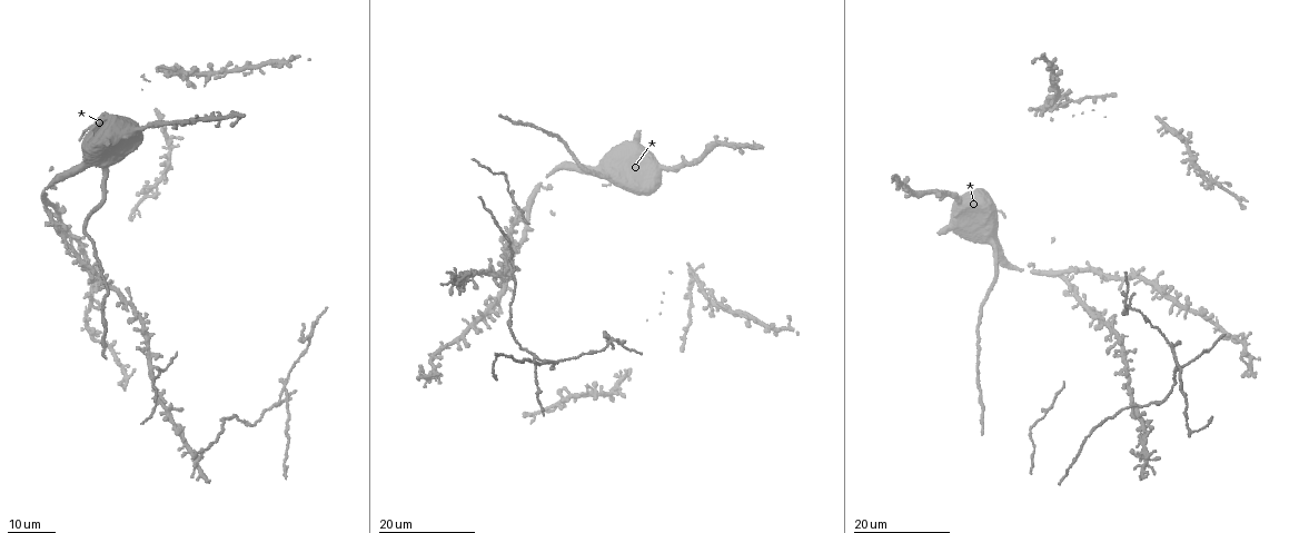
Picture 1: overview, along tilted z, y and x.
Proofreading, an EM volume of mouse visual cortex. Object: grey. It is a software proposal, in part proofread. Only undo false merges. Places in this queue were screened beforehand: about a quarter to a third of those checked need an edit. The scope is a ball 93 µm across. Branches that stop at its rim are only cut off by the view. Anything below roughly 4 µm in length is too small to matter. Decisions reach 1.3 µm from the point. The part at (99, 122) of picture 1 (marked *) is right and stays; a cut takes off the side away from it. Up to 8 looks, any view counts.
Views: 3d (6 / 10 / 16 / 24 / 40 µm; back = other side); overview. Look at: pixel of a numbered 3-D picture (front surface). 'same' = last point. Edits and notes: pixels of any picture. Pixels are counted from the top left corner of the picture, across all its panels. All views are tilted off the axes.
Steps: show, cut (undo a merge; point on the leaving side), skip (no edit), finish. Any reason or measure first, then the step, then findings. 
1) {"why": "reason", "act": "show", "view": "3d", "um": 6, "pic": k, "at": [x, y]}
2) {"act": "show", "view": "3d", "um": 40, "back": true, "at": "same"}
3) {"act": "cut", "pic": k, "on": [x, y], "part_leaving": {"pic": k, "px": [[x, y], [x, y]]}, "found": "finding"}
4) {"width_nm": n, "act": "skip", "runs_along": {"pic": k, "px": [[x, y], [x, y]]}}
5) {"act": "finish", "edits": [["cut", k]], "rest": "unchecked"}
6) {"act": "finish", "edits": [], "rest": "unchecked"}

{"why": "side arm on a straight run", "act": "show", "view": "3d", "um": 24, "pic": 1, "at": [1171, 350]}

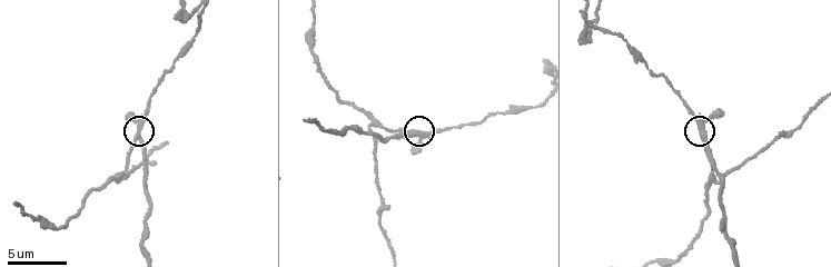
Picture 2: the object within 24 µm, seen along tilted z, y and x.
{"why": "zoom in", "act": "show", "view": "3d", "um": 6, "pic": 2, "at": [136, 137]}

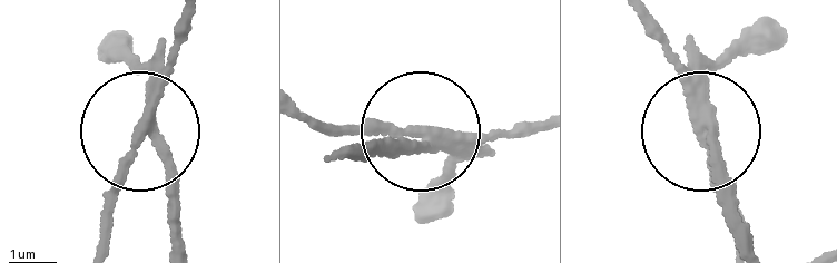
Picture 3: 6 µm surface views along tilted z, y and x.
{"side_arm_um": 24, "act": "cut", "pic": 3, "on": [122, 58], "part_leaving": {"pic": 3, "px": [[155, 100], [173, 253]]}, "found": "two neurons meet here"}

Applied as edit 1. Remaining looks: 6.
{"why": "sudden change in width", "act": "show", "view": "3d", "um": 6, "pic": 2, "at": [314, 46]}

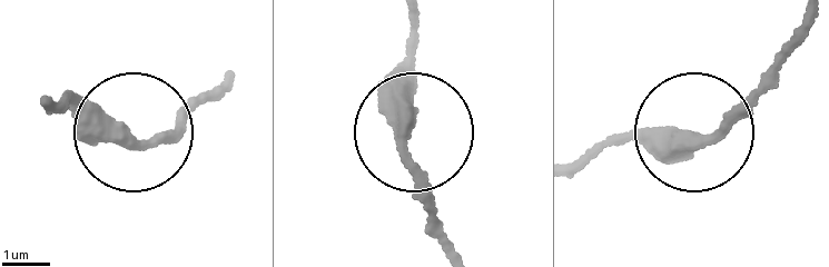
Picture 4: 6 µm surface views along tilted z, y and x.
{"act": "skip", "found": "one neuron here"}

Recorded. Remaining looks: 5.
{"act": "show", "view": "3d", "um": 24, "pic": 1, "at": [196, 461]}

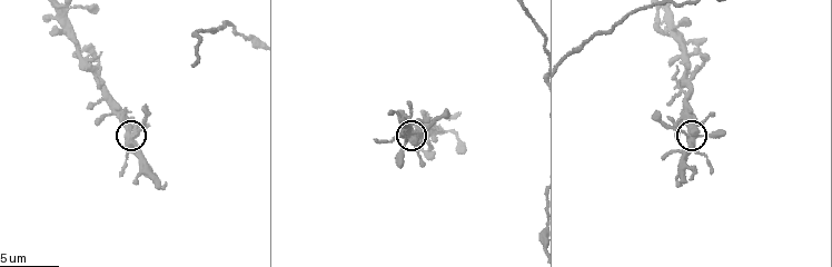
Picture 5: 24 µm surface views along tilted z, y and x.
{"why": "zoom in", "act": "show", "view": "3d", "um": 6, "pic": 5, "at": [135, 133]}

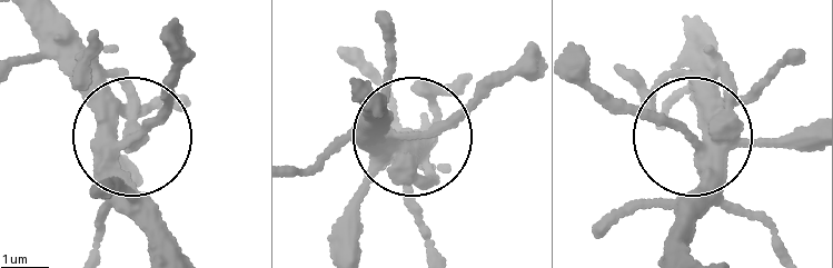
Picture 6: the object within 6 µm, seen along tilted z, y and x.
{"why": "from behind", "act": "show", "view": "3d", "um": 6, "back": true, "pic": 6, "at": [132, 142]}

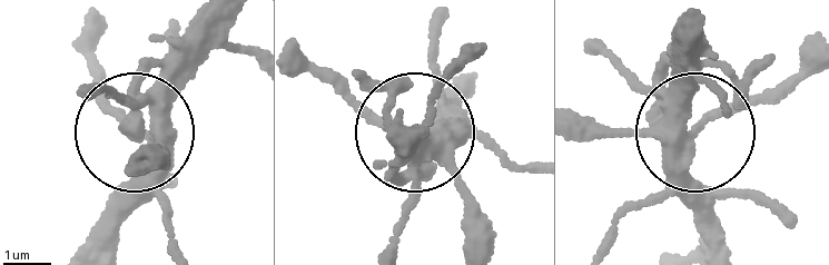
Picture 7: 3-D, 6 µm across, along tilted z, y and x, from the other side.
{"arms": 4, "act": "skip", "runs_along": {"pic": 7, "px": [[425, 134], [470, 96]]}, "found": "one neuron here"}

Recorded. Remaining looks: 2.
{"why": "two arms at a narrow angle", "act": "show", "view": "3d", "um": 16, "pic": 1, "at": [152, 367]}

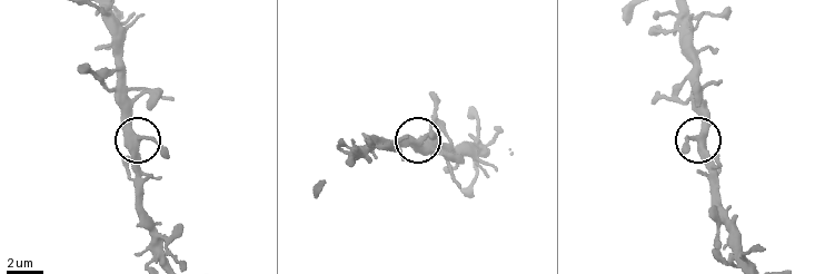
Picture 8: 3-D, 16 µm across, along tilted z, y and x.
{"act": "show", "view": "3d", "um": 6, "pic": 8, "at": [421, 139]}

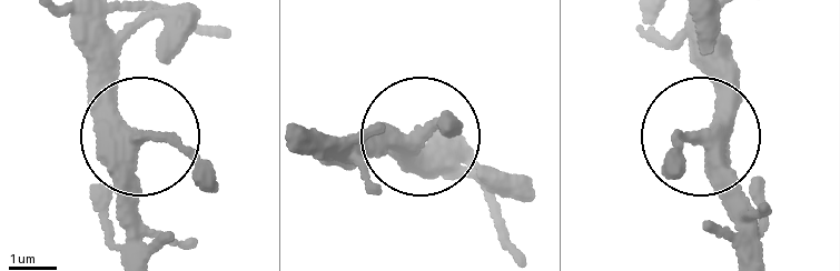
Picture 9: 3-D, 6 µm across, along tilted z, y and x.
{"side_arm_um": 40, "act": "skip", "runs_along": {"pic": 9, "px": [[80, 16], [99, 102], [137, 136], [134, 220], [157, 250]]}, "found": "one neuron here"}

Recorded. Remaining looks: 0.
{"act": "finish", "edits": [["cut", 3]], "rest": "unchecked"}

